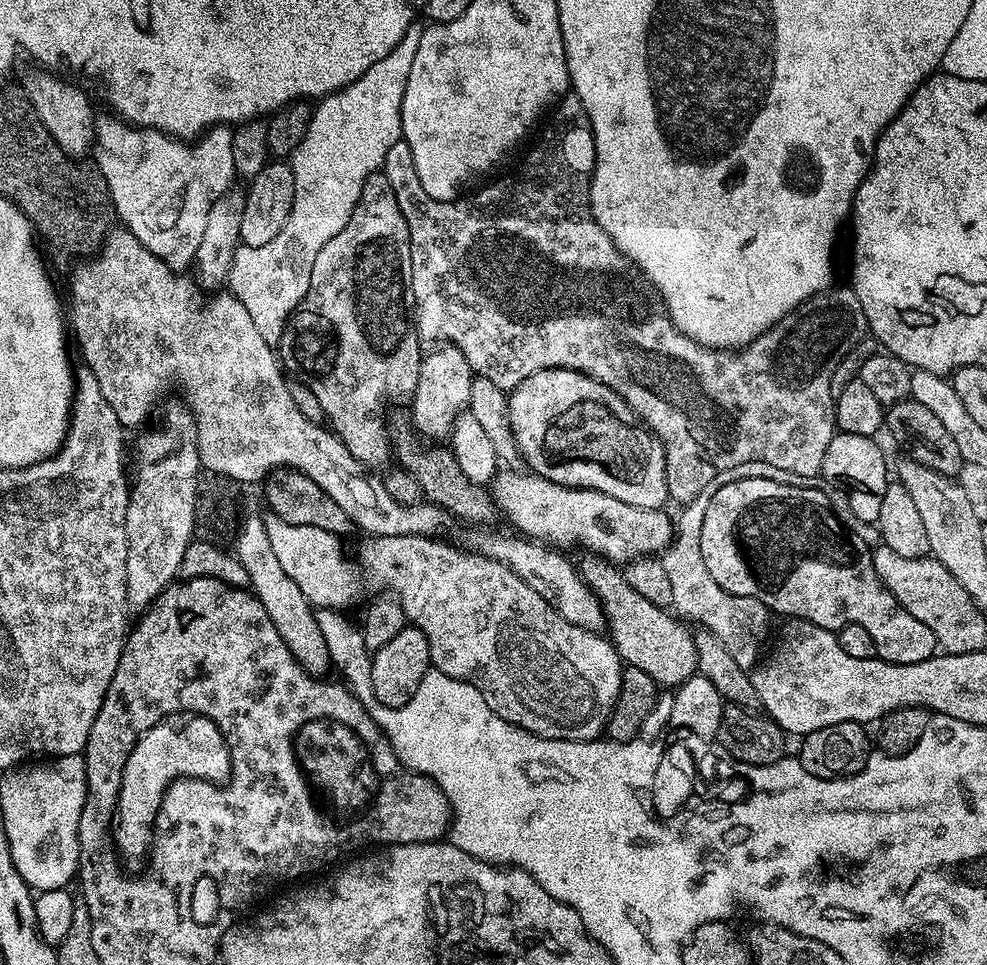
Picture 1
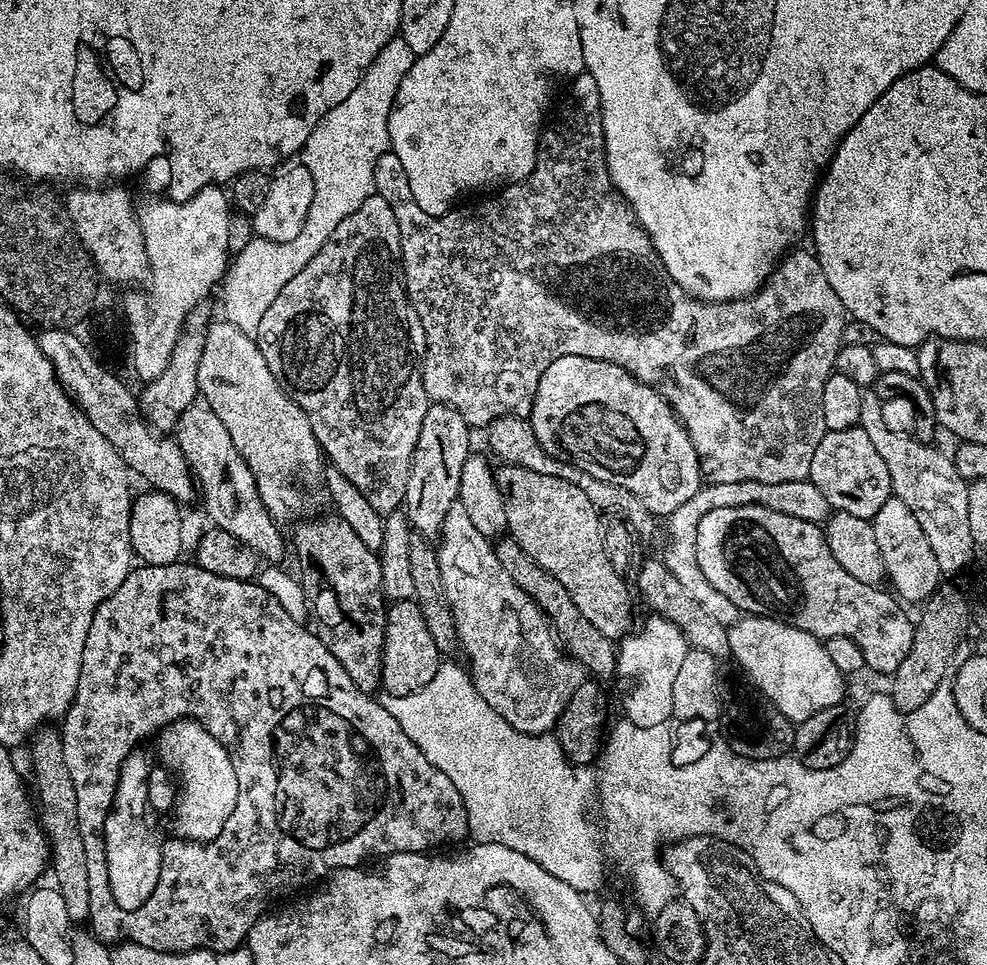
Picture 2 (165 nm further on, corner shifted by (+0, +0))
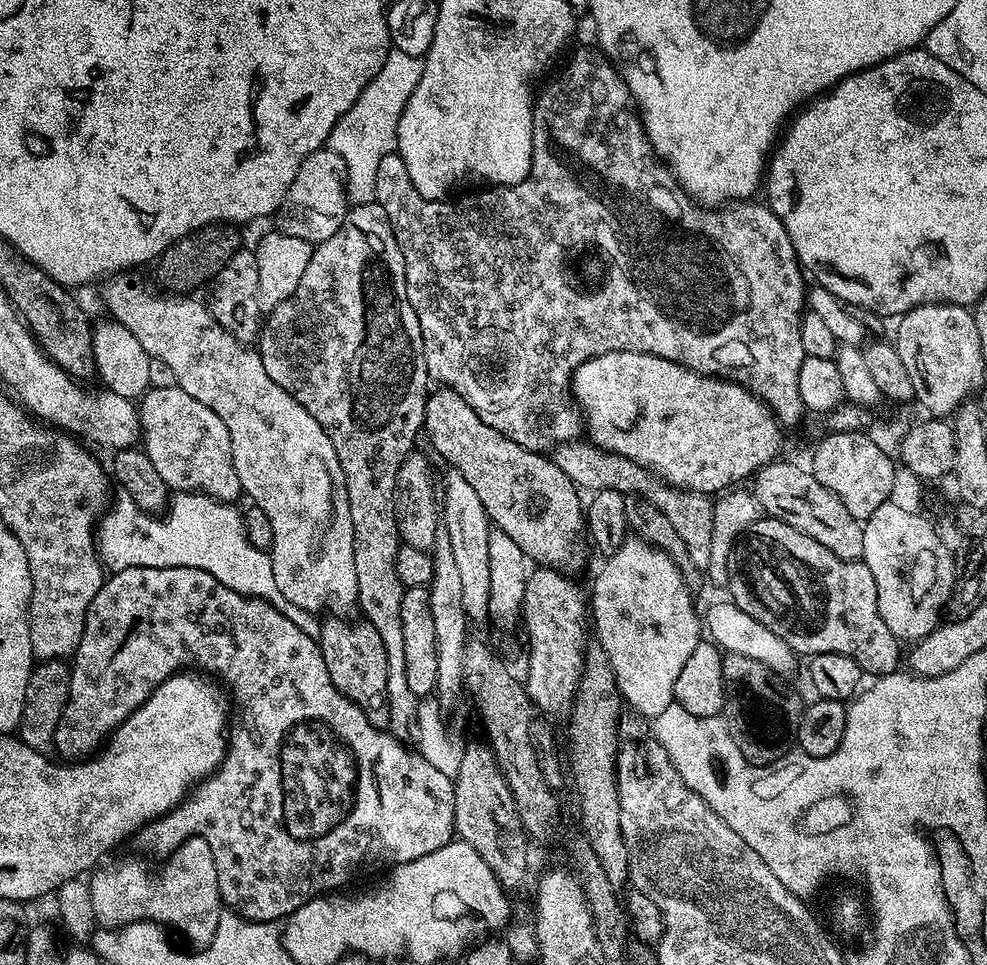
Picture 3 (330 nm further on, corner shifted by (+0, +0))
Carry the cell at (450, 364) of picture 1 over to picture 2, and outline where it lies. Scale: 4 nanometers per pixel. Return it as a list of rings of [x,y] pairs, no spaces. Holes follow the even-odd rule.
[[[429,403],[426,418],[422,418],[422,431],[410,466],[410,482],[406,482],[403,507],[406,509],[411,531],[427,540],[435,541],[446,522],[446,510],[458,503],[462,466],[470,455],[468,448],[470,425],[458,410],[448,404]]]

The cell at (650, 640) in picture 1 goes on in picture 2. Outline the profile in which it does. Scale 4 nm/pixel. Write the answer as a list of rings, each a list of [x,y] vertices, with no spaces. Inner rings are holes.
[[[501,463],[499,467],[495,469],[496,481],[506,502],[506,522],[511,539],[516,540],[520,548],[530,554],[530,558],[534,558],[539,568],[546,570],[554,578],[558,578],[562,586],[566,586],[570,598],[574,598],[574,606],[582,610],[585,618],[601,634],[606,634],[606,638],[614,642],[629,635],[633,627],[632,596],[624,585],[625,577],[614,570],[607,557],[604,545],[605,521],[594,502],[590,502],[590,498],[586,498],[586,493],[578,490],[574,482],[566,482],[550,474],[534,474],[534,470],[526,470],[513,464]]]

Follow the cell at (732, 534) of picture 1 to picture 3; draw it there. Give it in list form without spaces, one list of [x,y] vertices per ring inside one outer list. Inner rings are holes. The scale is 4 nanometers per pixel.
[[[761,518],[753,522],[732,545],[728,559],[727,591],[732,591],[730,600],[742,611],[772,630],[786,646],[804,658],[818,654],[846,654],[858,662],[861,673],[869,677],[885,676],[897,671],[902,664],[901,641],[890,634],[882,614],[878,612],[878,586],[874,586],[874,574],[863,559],[843,560],[838,554],[830,554],[822,542],[814,542],[810,534],[794,530],[781,520]]]

